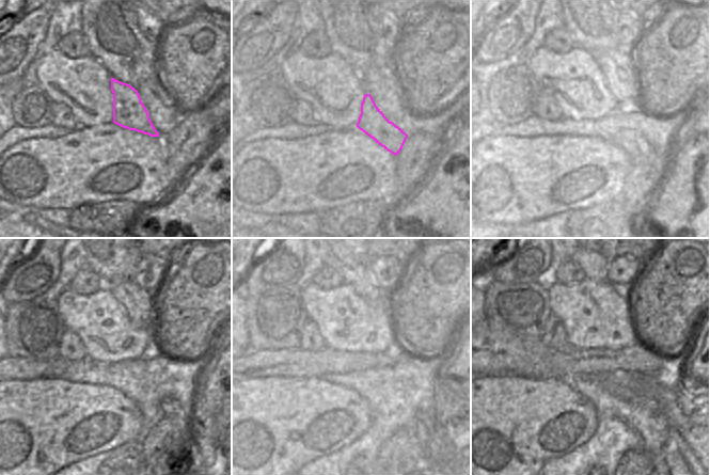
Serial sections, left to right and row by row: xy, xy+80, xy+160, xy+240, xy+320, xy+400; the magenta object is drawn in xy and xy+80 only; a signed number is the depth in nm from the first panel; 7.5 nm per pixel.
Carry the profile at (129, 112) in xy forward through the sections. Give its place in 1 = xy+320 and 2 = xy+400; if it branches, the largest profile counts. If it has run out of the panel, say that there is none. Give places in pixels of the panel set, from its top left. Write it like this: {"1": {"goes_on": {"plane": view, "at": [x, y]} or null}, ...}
{"1": {"goes_on": {"plane": "xy+320", "at": [438, 450]}}, "2": {"goes_on": {"plane": "xy+400", "at": [677, 455]}}}

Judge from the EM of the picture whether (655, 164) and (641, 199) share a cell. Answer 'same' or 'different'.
same

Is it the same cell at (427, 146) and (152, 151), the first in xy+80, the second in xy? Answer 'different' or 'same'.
different

